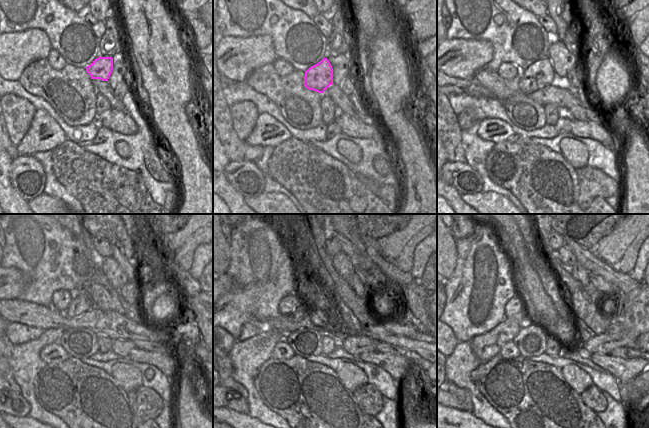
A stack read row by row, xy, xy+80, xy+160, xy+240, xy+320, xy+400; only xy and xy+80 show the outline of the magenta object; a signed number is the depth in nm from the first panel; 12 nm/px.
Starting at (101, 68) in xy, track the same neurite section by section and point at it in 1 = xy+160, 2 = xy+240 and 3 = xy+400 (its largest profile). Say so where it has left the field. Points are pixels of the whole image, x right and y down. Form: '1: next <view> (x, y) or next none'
1: next xy+160 (540, 74)
2: next xy+240 (93, 295)
3: next xy+400 (485, 346)

